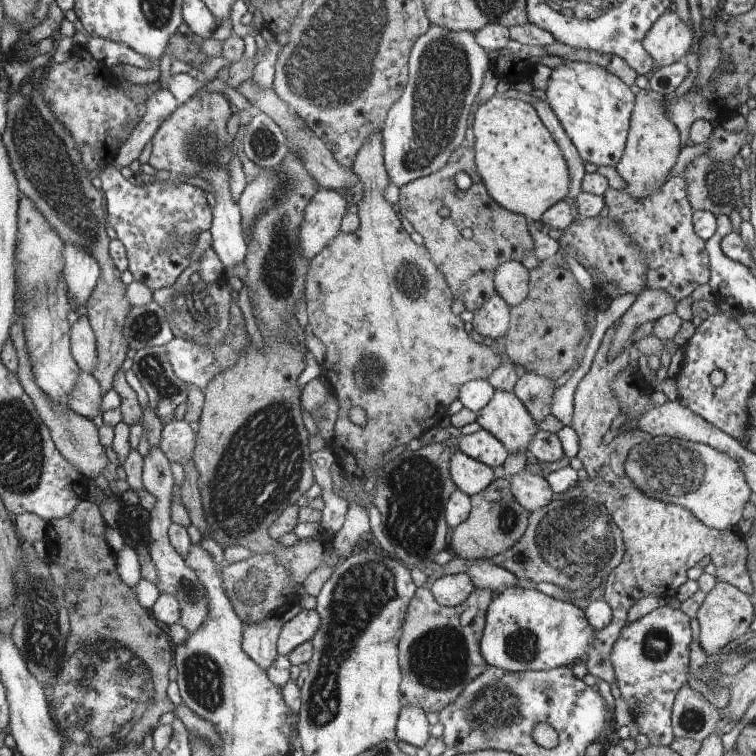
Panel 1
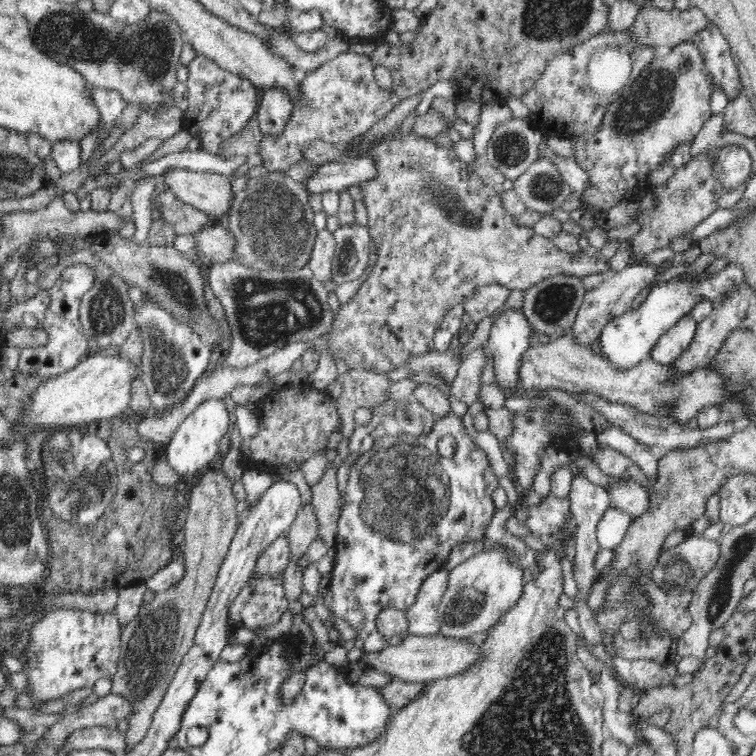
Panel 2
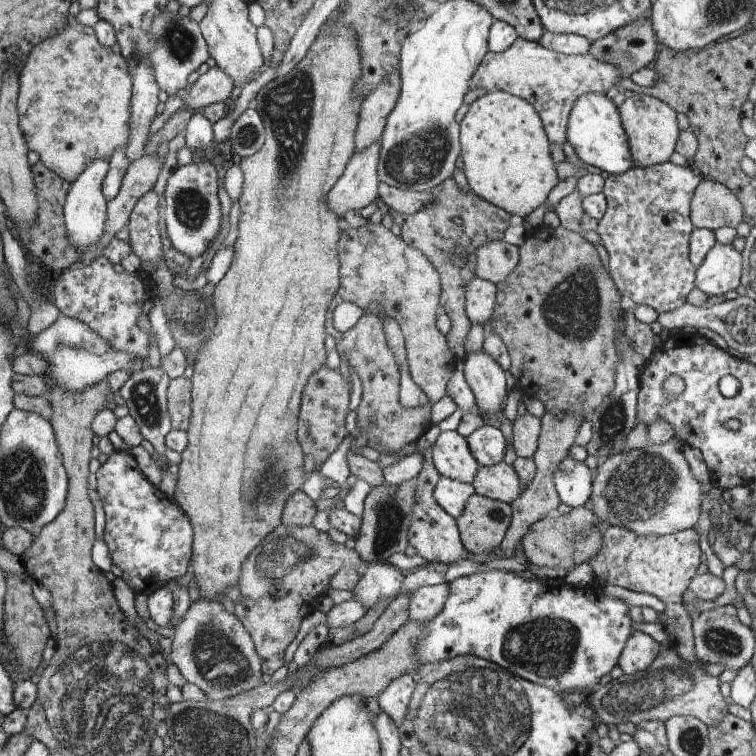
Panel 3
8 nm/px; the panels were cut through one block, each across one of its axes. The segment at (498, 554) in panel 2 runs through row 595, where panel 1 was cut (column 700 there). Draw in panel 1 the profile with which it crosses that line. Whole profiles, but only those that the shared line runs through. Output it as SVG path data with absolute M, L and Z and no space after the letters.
M670 437L652 438L648 442L633 446L628 452L624 465L626 476L636 484L636 488L640 488L640 492L652 498L688 507L688 510L708 528L716 531L735 529L742 518L742 510L752 495L750 486L744 478L744 472L740 468L740 460L734 460L728 452L720 452L708 444L678 441Z

